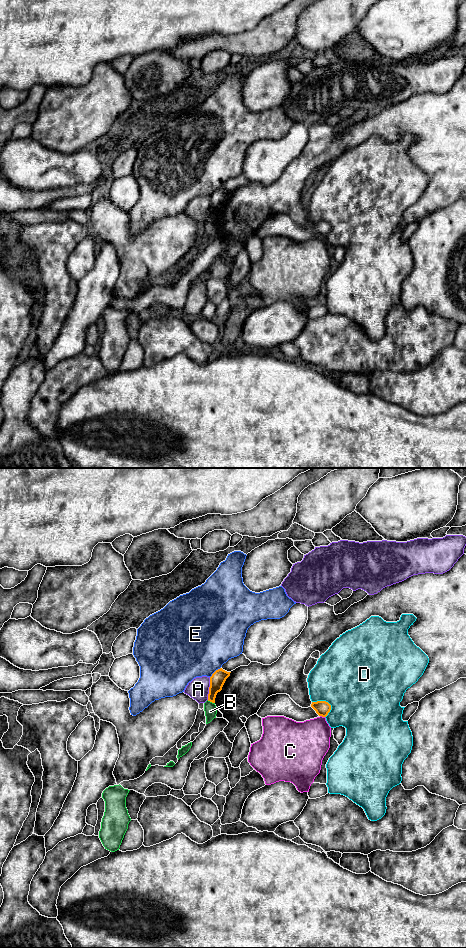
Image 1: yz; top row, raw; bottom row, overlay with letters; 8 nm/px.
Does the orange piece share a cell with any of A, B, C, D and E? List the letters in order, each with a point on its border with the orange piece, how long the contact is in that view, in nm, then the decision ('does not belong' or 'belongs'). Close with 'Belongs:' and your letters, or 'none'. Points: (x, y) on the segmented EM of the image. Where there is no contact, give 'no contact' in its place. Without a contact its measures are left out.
A: yz (209, 688) | 190 nm | does not belong
B: yz (211, 701) | 70 nm | does not belong
C: yz (322, 716) | 40 nm | does not belong
D: yz (323, 701) | 170 nm | does not belong
E: yz (214, 672) | 120 nm | does not belong
Belongs: none

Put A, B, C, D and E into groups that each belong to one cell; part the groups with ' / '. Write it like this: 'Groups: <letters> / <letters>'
Groups: A / B / C / D / E

